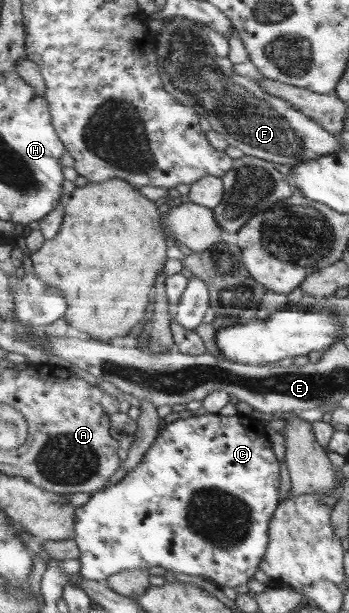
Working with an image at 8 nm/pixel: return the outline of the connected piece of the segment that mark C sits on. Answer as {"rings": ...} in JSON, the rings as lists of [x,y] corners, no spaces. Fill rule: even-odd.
{"rings":[[[208,413],[204,416],[192,416],[185,419],[177,419],[171,424],[167,424],[164,430],[159,430],[153,445],[143,456],[138,466],[131,472],[109,486],[93,493],[89,503],[83,504],[76,512],[76,537],[74,541],[80,550],[81,570],[78,572],[83,580],[101,580],[111,577],[112,574],[120,573],[121,570],[133,568],[148,569],[155,566],[165,568],[171,574],[183,572],[193,576],[202,576],[210,580],[220,588],[237,588],[241,584],[247,584],[249,578],[259,570],[259,564],[265,556],[269,542],[269,522],[273,517],[273,512],[277,509],[279,502],[279,464],[273,456],[271,442],[265,434],[266,428],[263,424],[251,420],[250,416],[245,416],[245,434],[243,434],[243,424],[241,416],[219,416],[219,413]]]}

